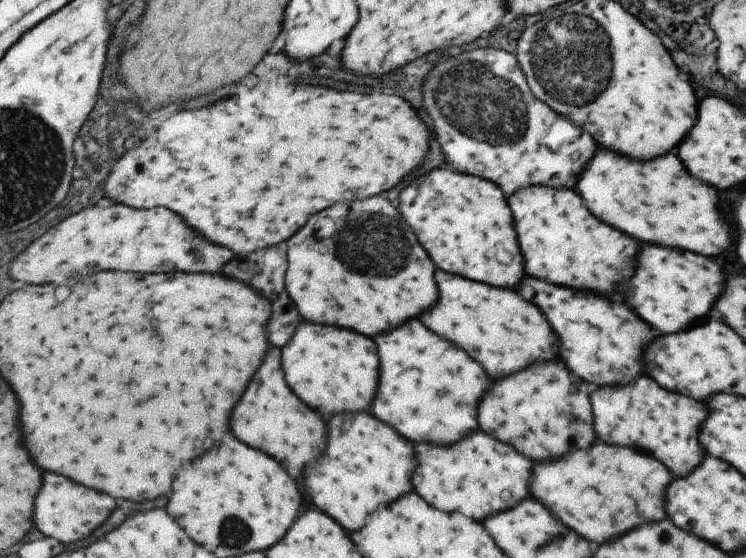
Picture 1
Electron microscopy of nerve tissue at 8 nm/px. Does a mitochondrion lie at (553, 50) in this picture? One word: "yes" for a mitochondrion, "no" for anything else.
yes

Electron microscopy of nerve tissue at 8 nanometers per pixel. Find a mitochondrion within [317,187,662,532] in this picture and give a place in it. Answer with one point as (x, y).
(386, 248)

